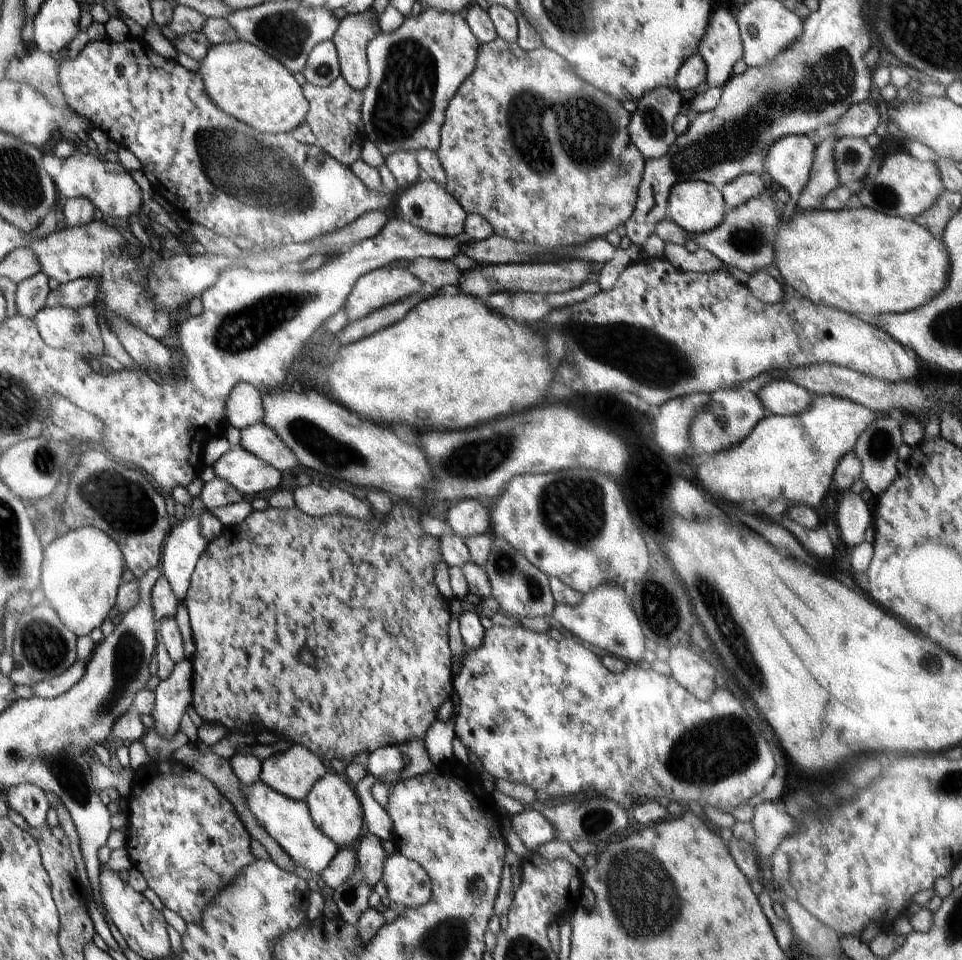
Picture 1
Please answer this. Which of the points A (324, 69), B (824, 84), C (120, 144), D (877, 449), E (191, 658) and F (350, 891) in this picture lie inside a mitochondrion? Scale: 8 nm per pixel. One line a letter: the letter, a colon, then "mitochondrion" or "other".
A: mitochondrion
B: mitochondrion
C: other
D: mitochondrion
E: other
F: mitochondrion

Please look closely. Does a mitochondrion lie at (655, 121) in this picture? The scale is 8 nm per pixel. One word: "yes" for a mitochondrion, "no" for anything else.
yes

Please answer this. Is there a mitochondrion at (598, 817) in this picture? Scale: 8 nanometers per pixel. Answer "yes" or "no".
yes

